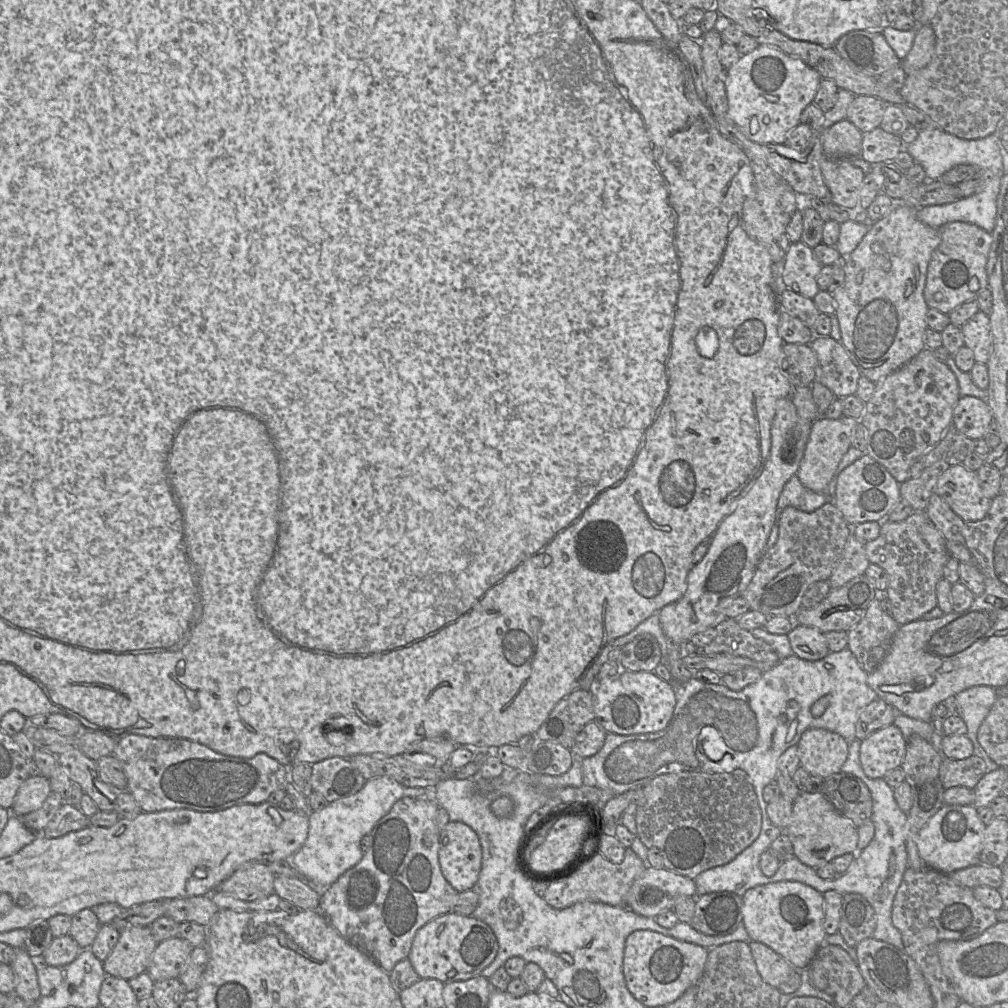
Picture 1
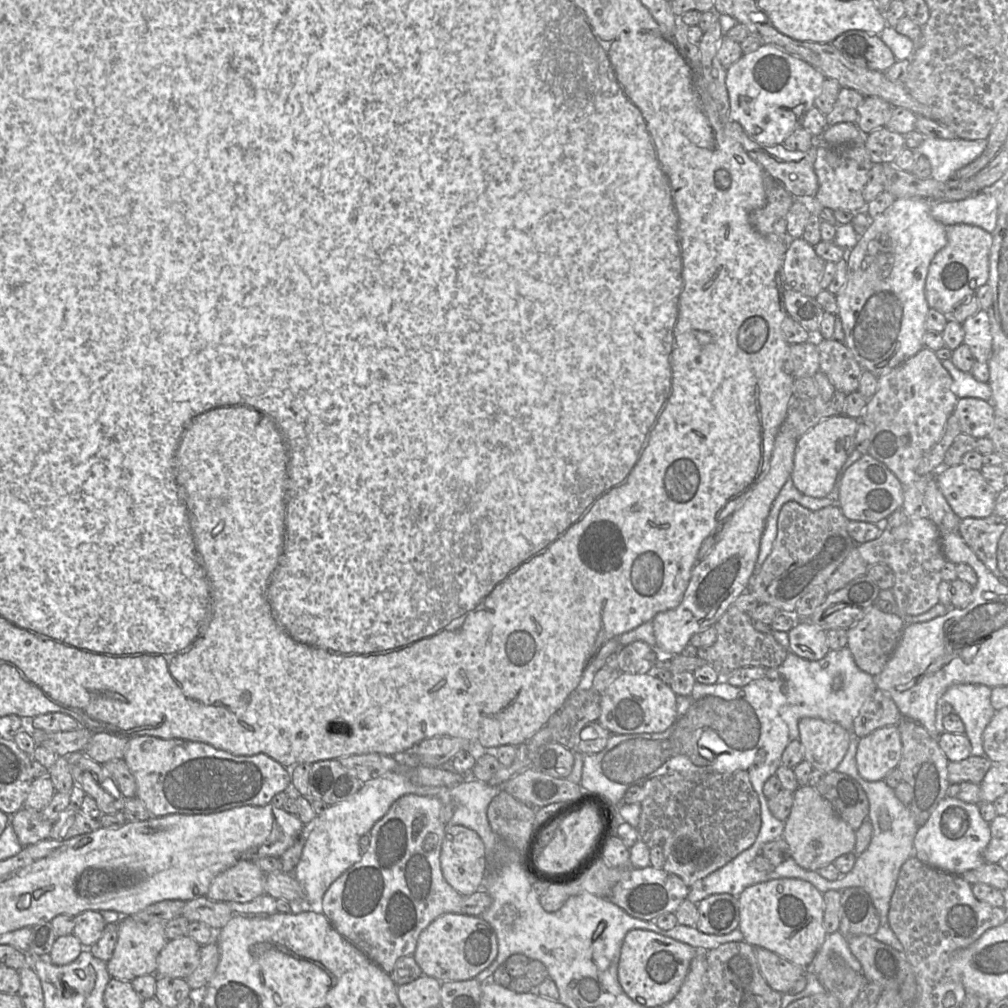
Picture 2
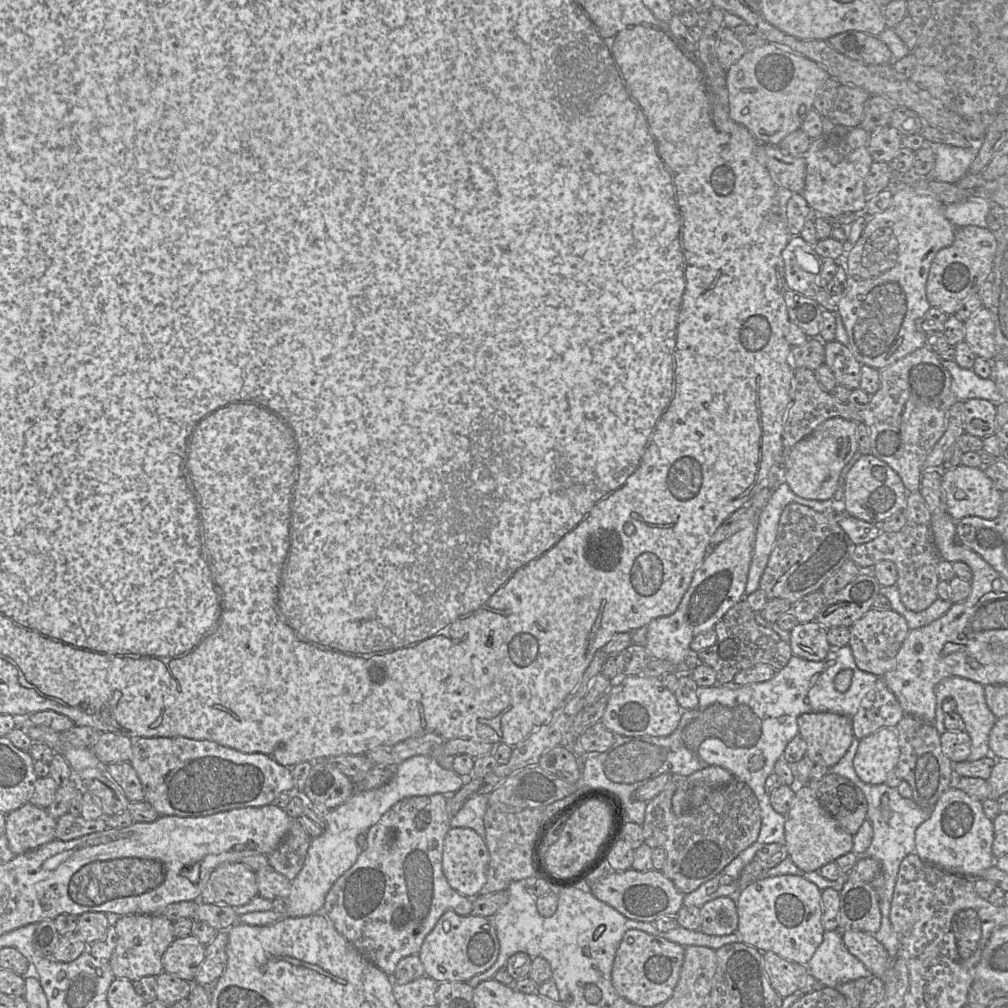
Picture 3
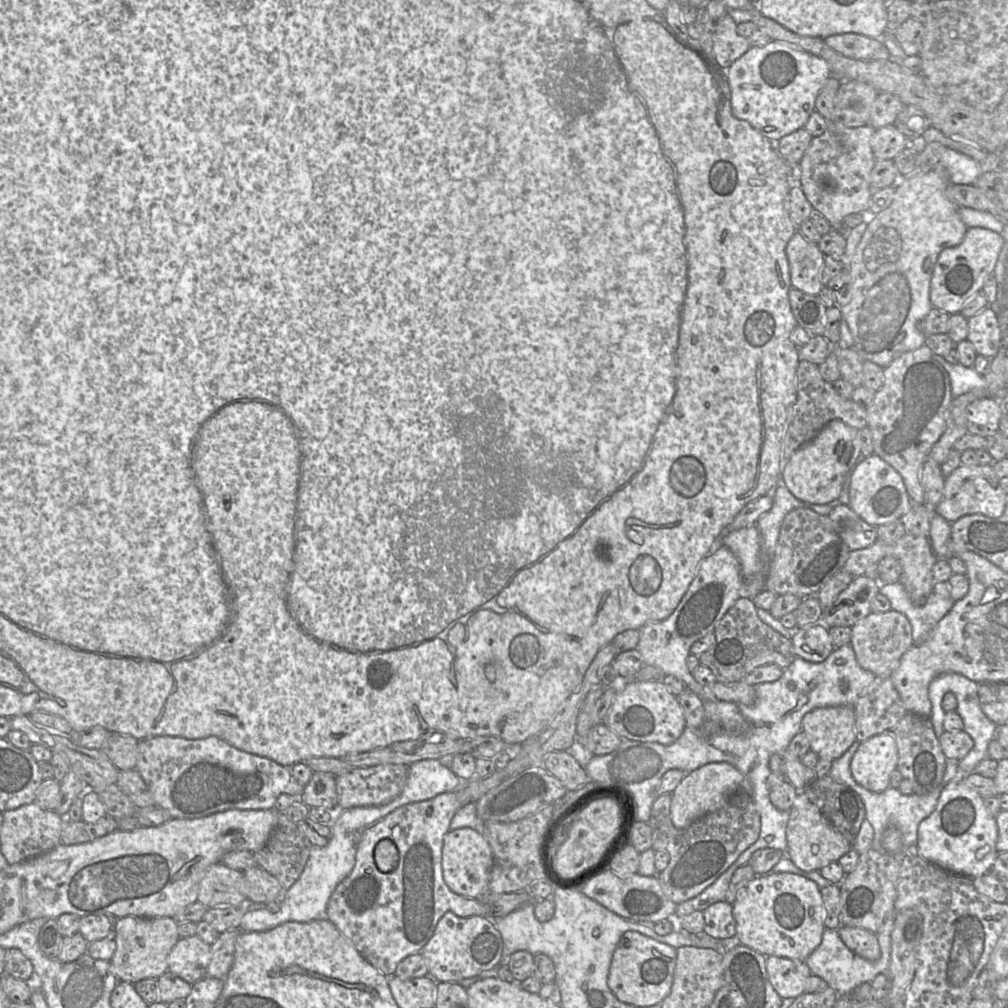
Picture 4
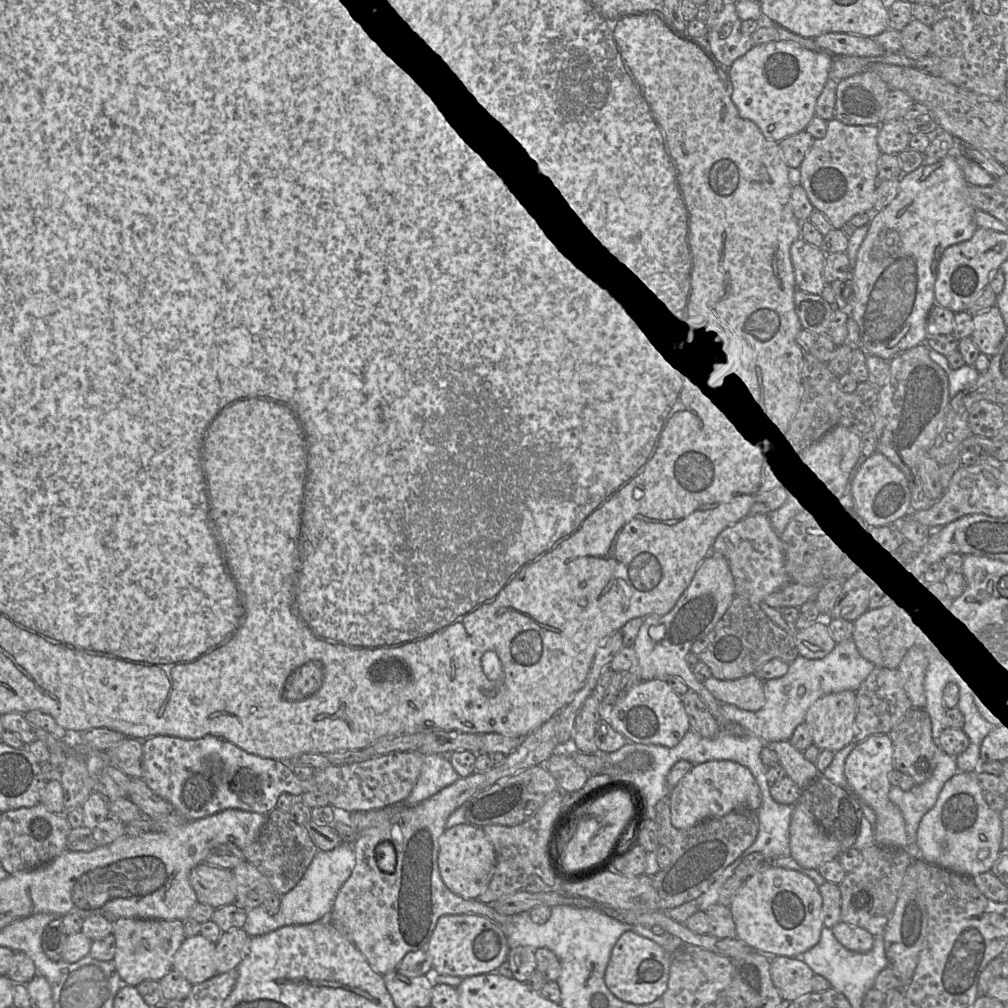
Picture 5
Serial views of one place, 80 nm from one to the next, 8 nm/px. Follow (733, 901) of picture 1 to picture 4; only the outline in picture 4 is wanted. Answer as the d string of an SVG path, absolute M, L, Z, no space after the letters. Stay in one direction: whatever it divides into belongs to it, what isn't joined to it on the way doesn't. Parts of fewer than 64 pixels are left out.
M719 901L703 912L704 930L707 935L716 939L726 939L735 936L736 923L732 914L732 905Z

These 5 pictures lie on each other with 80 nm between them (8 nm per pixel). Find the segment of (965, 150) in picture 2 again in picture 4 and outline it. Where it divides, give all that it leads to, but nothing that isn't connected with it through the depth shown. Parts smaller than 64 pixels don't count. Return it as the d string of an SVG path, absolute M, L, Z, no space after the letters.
M945 148L937 165L947 170L953 184L972 184L985 172L978 161L951 148Z

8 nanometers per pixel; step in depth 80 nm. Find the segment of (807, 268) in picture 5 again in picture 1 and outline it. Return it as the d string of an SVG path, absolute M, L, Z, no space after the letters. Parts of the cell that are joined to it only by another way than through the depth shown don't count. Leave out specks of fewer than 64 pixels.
M802 241L791 243L782 263L783 285L812 299L820 290L817 277L822 266L812 248Z

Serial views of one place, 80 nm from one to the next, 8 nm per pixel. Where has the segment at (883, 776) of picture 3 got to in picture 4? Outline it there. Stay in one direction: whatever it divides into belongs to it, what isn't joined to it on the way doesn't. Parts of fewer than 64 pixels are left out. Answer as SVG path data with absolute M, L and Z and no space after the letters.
M891 732L874 735L861 742L850 764L850 770L857 783L869 791L881 793L889 787L890 776L897 769L898 749Z

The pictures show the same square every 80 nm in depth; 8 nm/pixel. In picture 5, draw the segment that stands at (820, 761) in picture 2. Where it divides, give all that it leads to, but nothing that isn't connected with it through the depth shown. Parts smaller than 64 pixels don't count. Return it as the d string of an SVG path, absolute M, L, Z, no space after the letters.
M856 691L830 693L816 700L808 709L805 723L809 726L813 744L820 750L837 752L855 739Z

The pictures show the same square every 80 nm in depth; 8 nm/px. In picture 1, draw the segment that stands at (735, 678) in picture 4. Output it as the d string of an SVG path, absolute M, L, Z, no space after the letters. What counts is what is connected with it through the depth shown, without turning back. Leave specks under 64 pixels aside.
M724 618L716 625L717 635L707 645L697 647L697 655L709 656L726 653L746 657L766 665L776 665L781 658L764 640L740 627L736 619Z

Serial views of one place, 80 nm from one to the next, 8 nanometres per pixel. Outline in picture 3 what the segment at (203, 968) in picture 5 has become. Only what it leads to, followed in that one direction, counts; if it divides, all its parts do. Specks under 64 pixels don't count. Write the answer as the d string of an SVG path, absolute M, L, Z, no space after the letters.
M193 935L175 938L162 956L164 972L193 984L197 970L205 958L205 948Z

